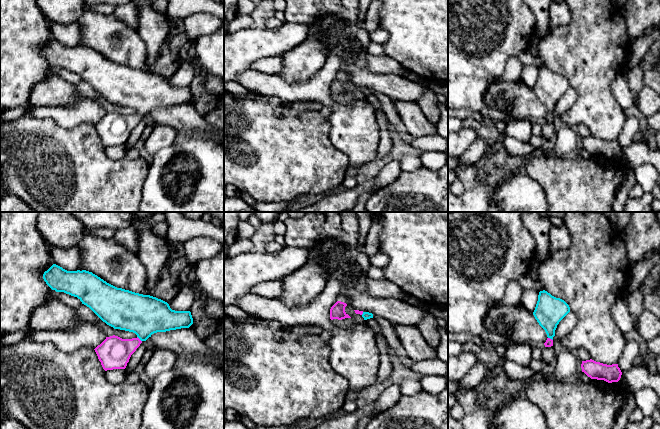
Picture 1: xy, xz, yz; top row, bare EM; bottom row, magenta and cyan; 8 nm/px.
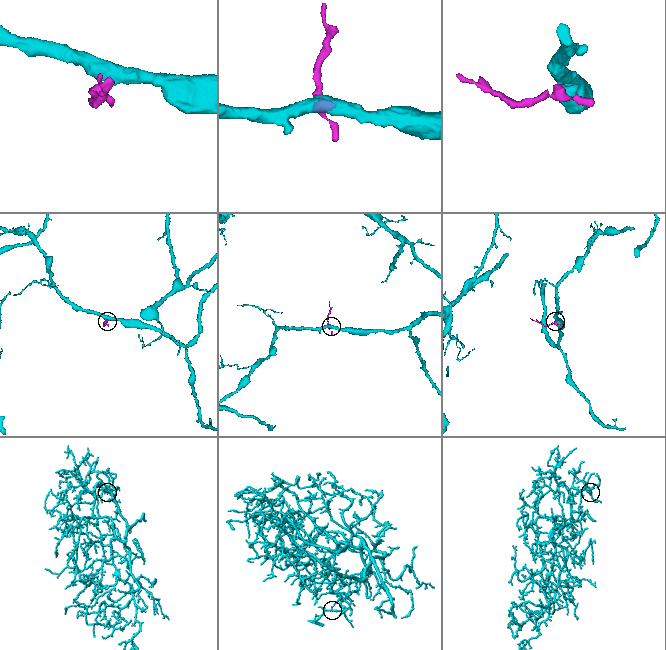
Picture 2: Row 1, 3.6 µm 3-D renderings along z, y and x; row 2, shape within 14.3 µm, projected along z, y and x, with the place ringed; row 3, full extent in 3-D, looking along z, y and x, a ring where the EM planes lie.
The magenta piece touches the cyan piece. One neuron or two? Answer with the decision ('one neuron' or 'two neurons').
one neuron

